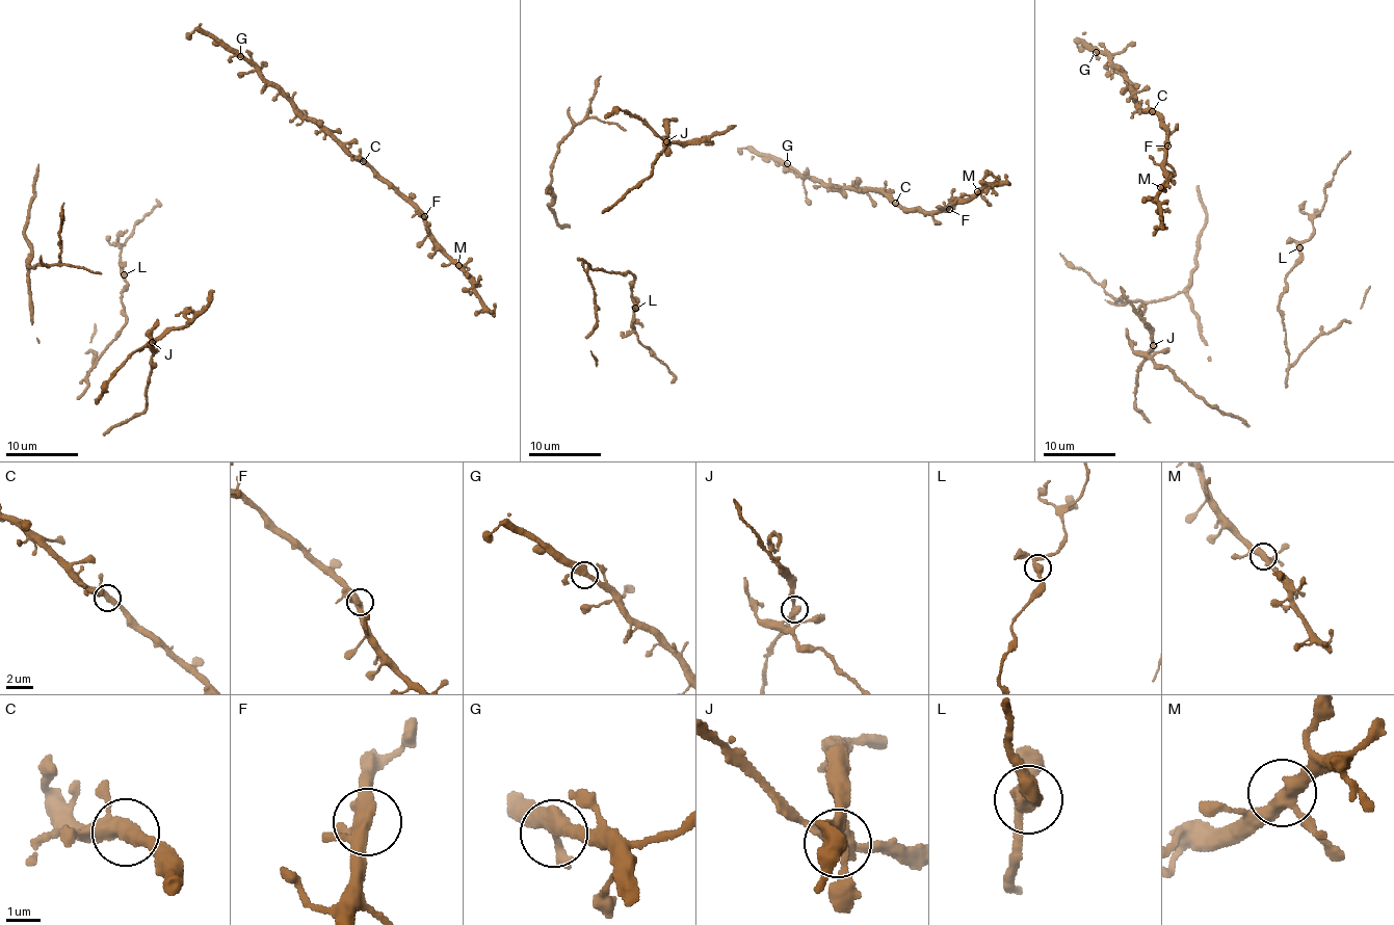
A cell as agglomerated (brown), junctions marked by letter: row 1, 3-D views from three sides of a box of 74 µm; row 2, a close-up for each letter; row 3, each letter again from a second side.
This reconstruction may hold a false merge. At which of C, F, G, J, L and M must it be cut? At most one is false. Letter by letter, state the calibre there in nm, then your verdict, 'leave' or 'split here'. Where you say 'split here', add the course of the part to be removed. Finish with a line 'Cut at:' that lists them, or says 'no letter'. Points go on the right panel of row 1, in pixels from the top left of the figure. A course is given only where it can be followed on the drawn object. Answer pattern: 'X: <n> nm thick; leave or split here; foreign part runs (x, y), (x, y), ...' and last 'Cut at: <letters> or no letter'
C: 360 nm thick; leave
F: 360 nm thick; leave
G: 360 nm thick; leave
J: 320 nm thick; split here; foreign part runs (1153, 345), (1138, 366), (1135, 391), (1136, 407), (1150, 422)
L: 320 nm thick; leave
M: 360 nm thick; leave
Cut at: J

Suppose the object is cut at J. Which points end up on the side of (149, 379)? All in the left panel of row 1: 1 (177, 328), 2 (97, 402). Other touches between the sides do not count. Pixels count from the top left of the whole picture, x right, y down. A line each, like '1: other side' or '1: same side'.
1: other side
2: other side

